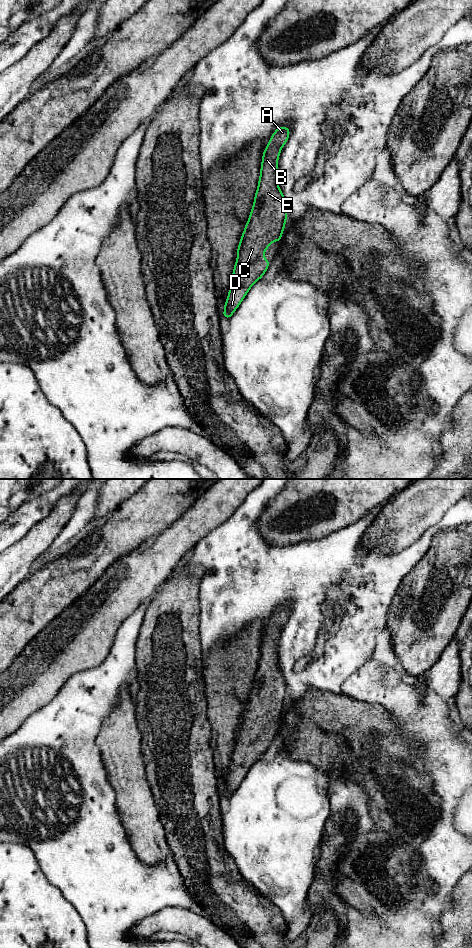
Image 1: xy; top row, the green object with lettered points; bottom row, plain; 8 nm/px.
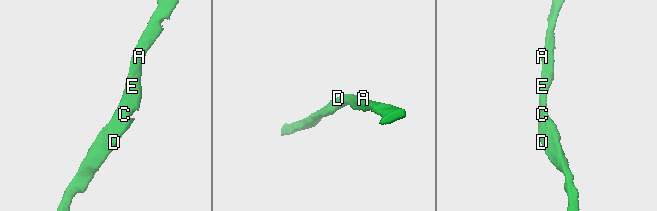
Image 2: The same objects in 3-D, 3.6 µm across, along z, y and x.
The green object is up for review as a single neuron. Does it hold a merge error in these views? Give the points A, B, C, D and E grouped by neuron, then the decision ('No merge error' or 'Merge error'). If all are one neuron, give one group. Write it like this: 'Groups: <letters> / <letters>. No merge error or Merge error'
Groups: A B C D E. No merge error

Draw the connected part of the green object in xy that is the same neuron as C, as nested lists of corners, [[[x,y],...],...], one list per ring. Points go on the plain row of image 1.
[[[278,607],[271,616],[267,627],[264,629],[259,663],[254,678],[249,700],[245,705],[237,730],[237,740],[232,753],[232,761],[228,777],[224,786],[222,797],[229,799],[238,788],[253,764],[262,758],[269,747],[269,740],[263,733],[274,721],[280,722],[287,699],[287,685],[278,666],[278,638],[280,630],[286,624],[290,614],[288,607]]]

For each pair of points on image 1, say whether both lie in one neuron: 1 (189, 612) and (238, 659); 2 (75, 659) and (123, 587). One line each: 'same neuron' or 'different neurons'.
1: different neurons
2: same neuron

